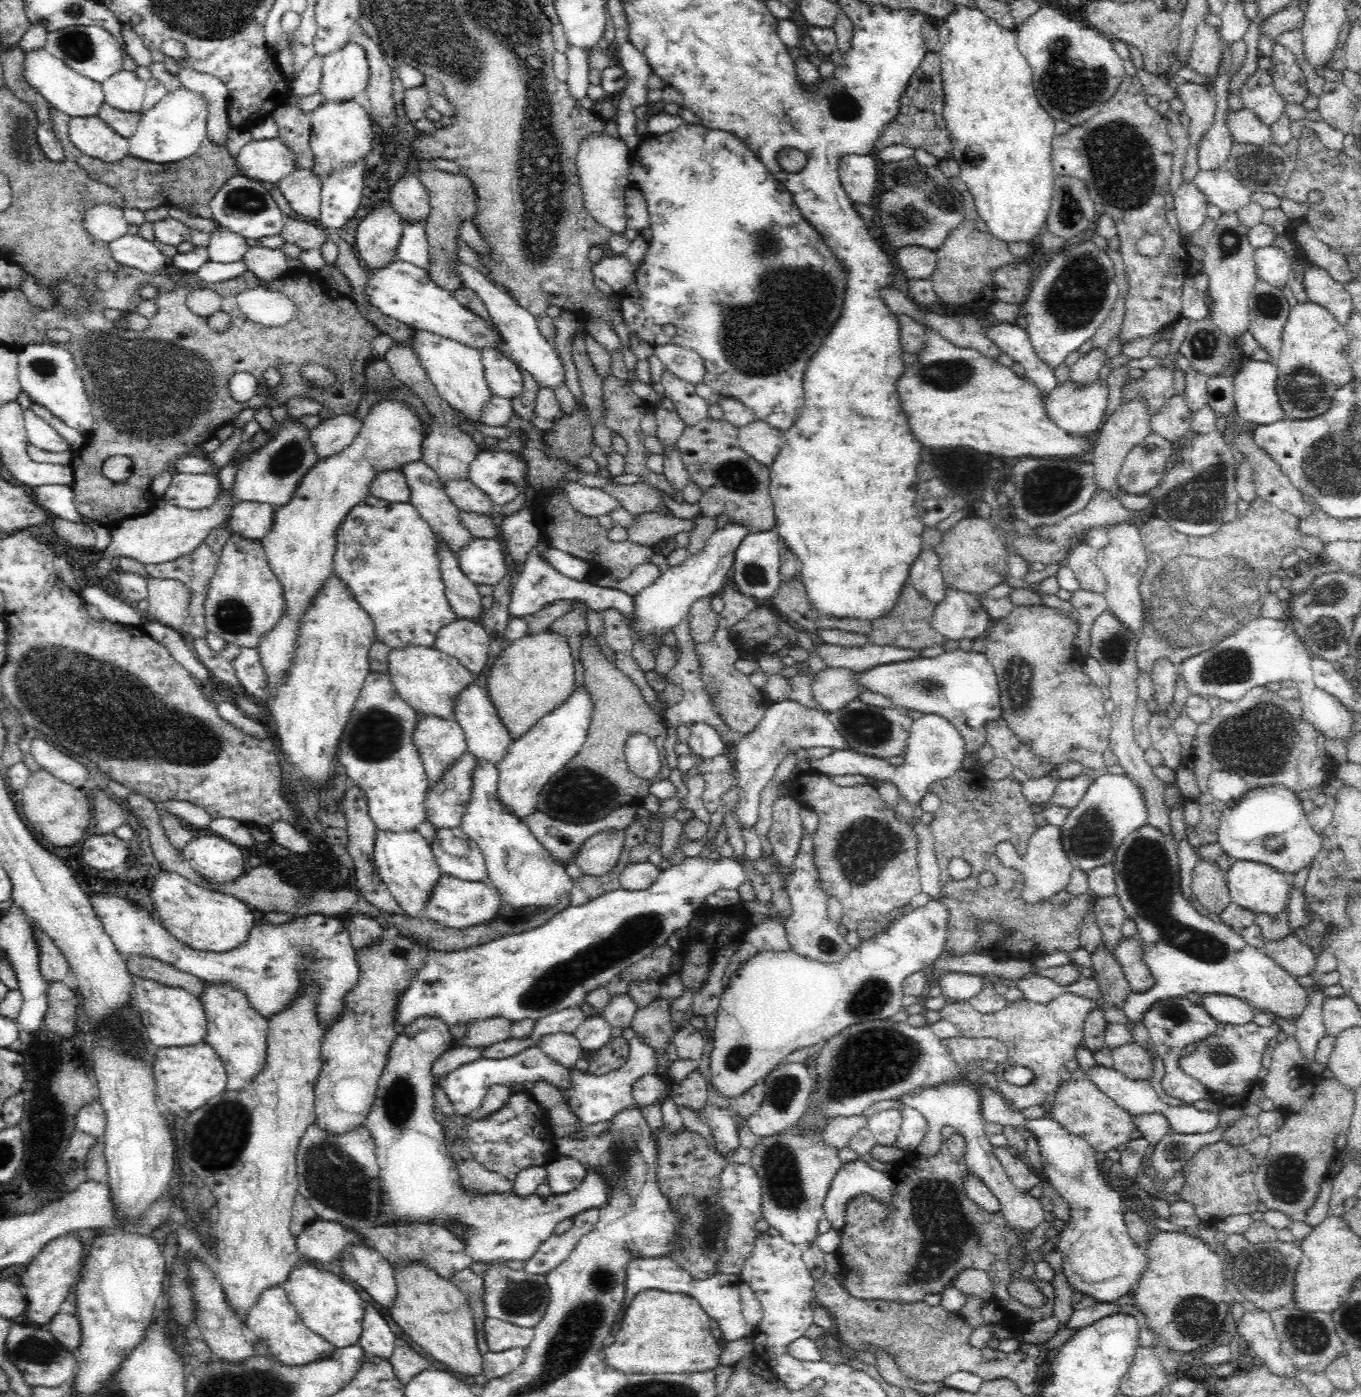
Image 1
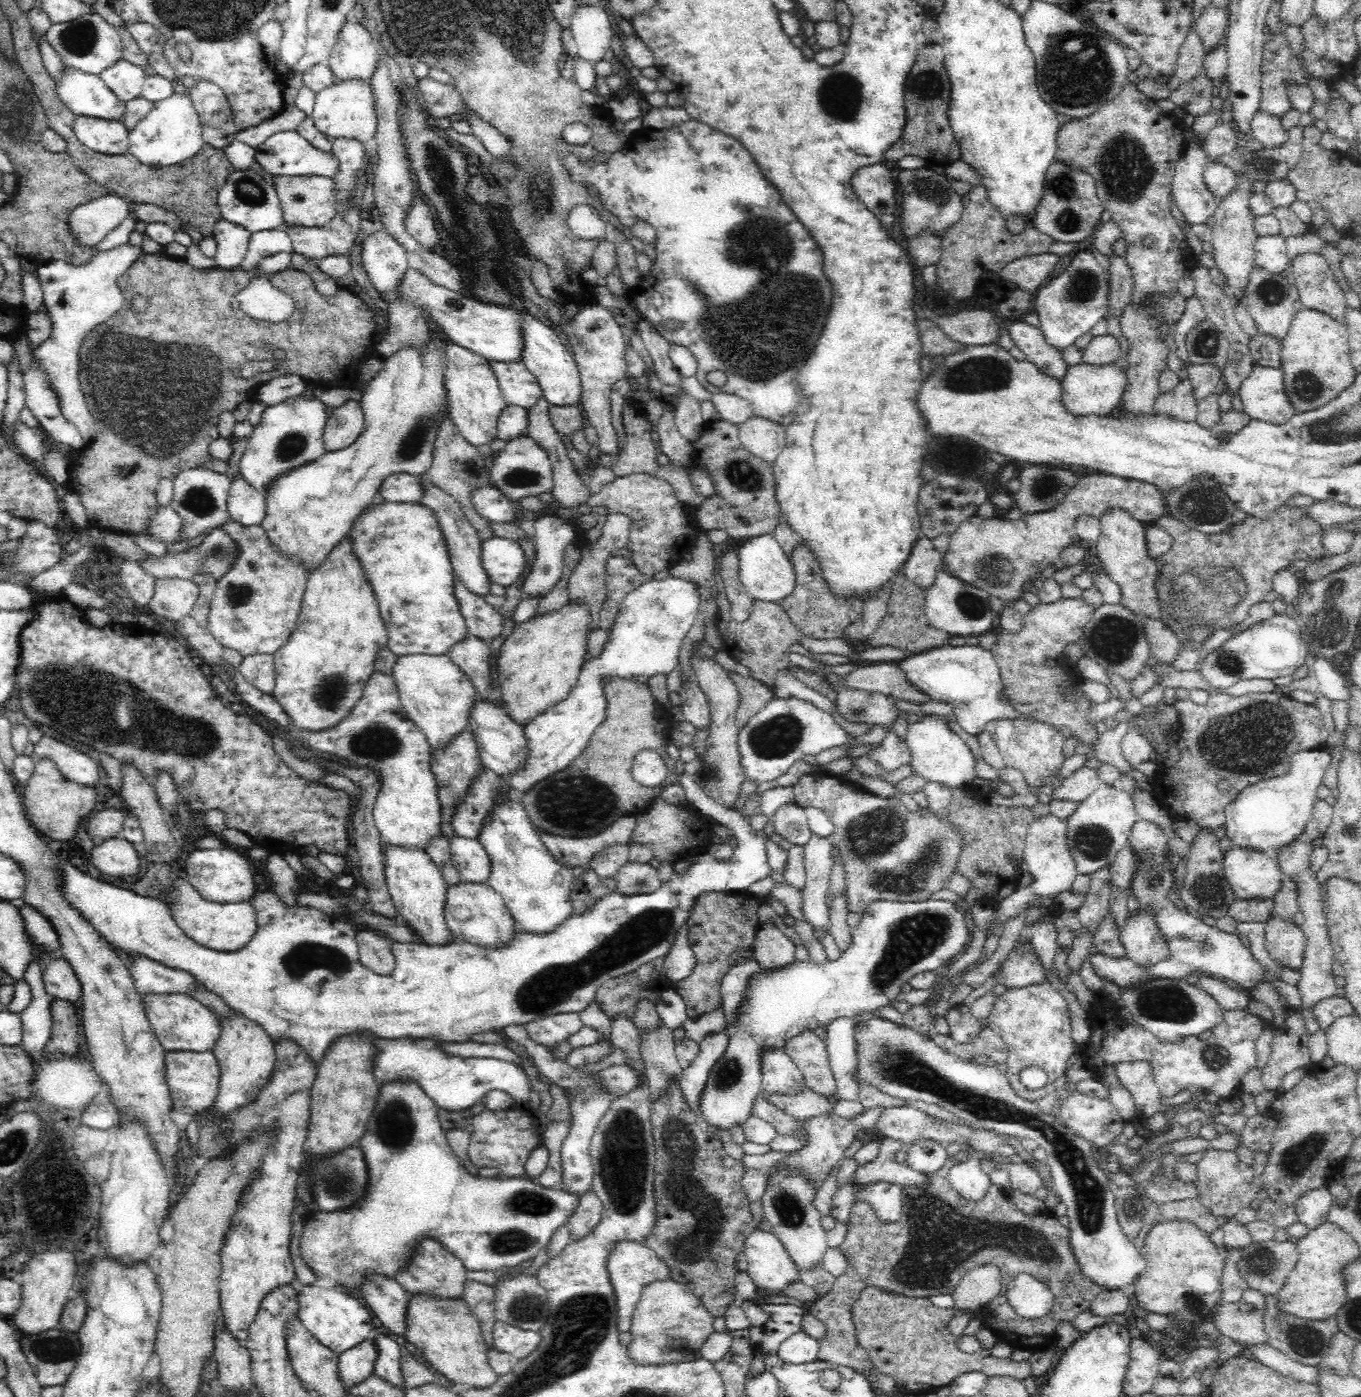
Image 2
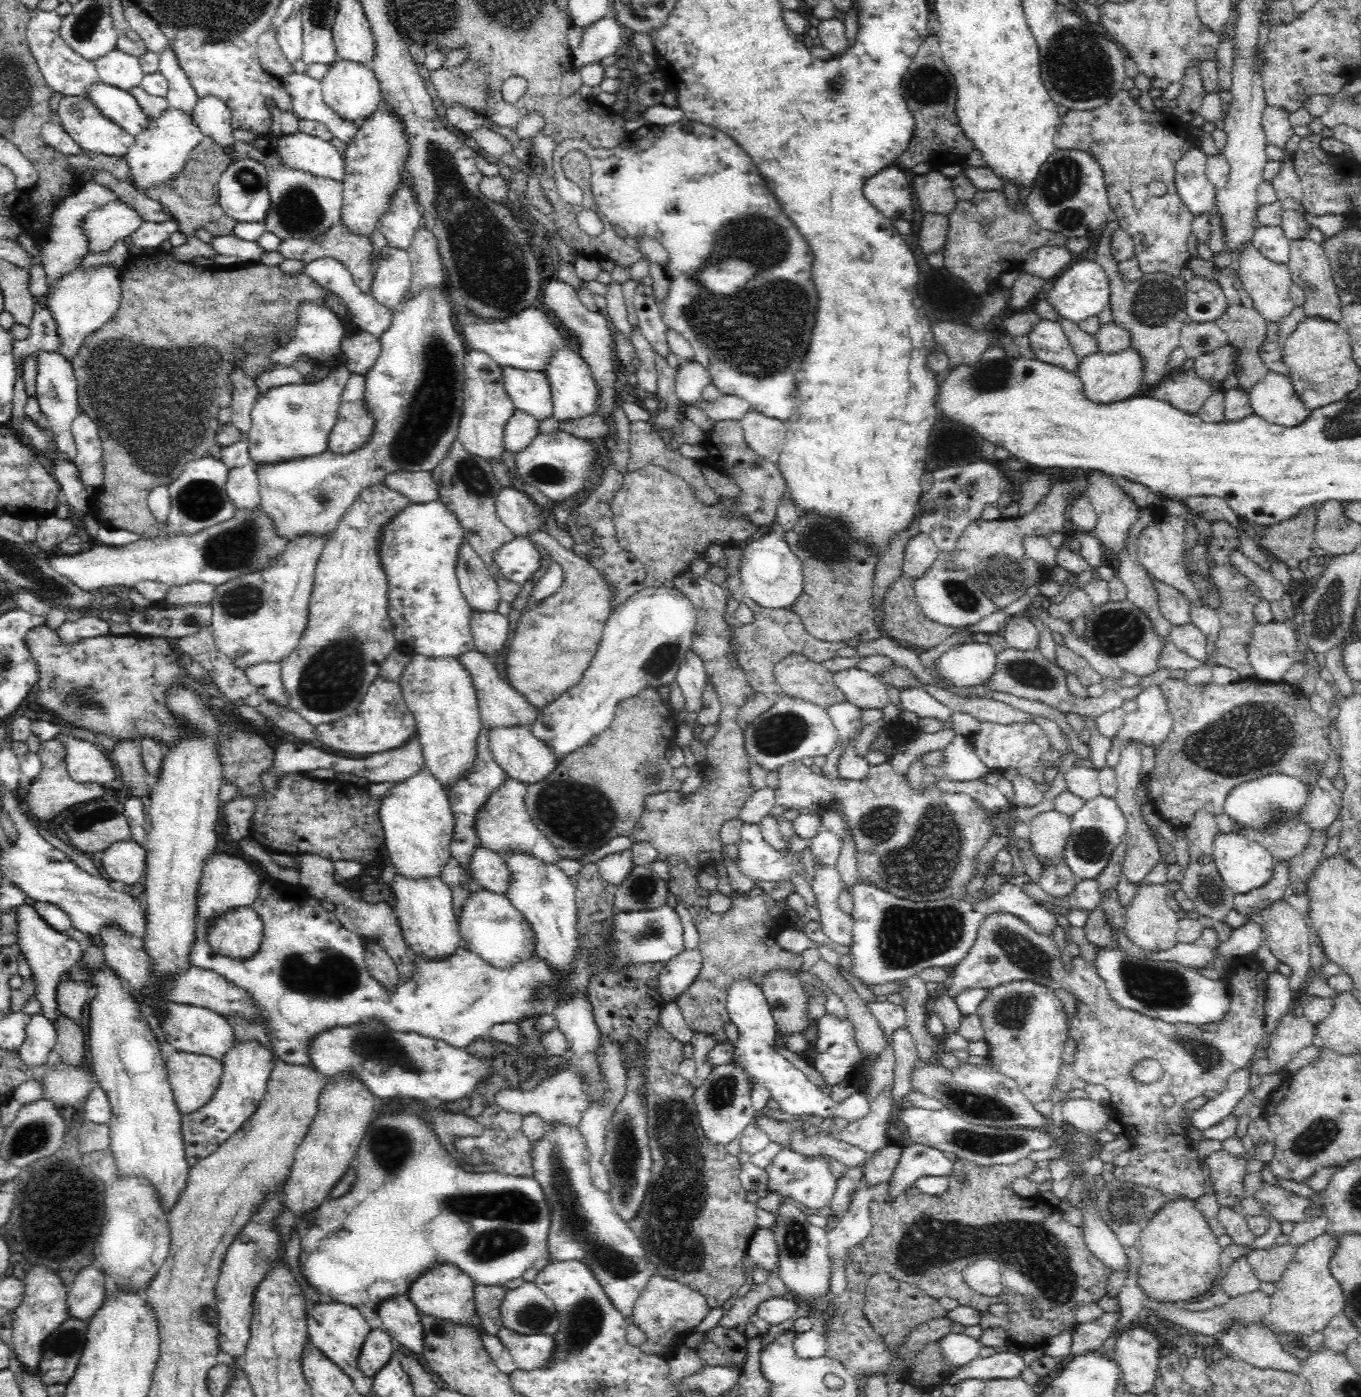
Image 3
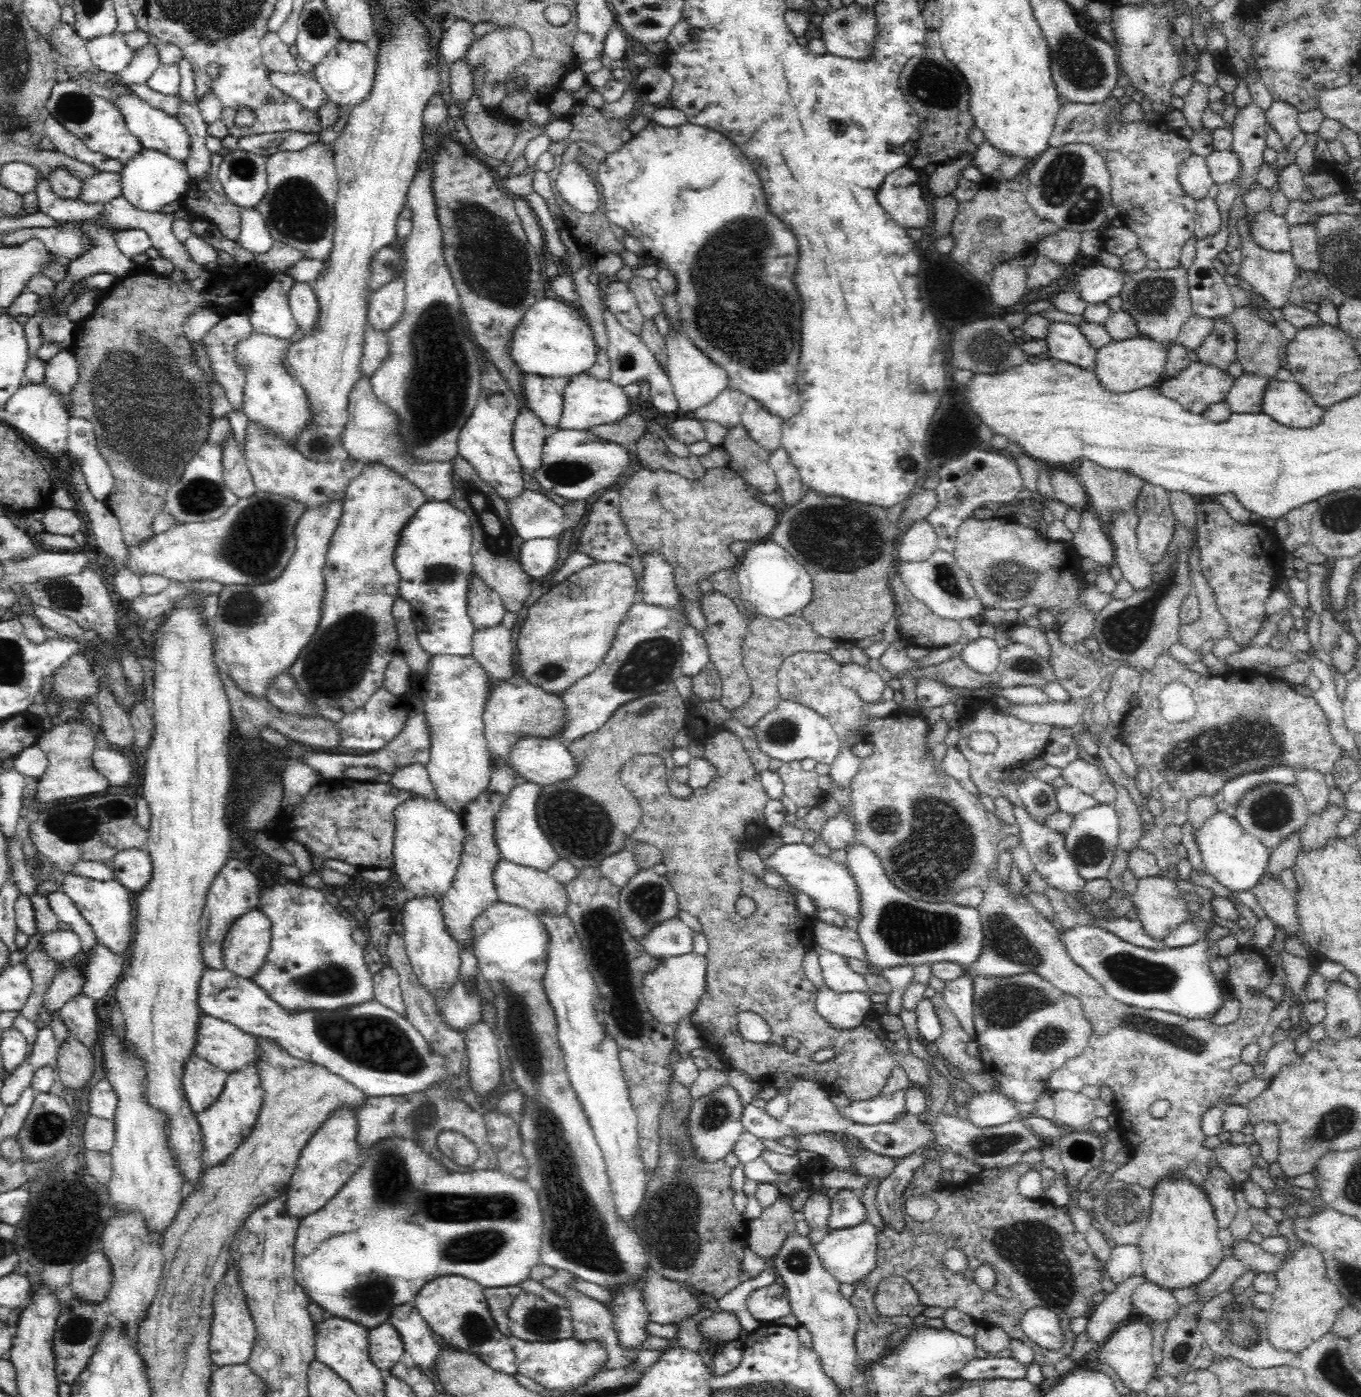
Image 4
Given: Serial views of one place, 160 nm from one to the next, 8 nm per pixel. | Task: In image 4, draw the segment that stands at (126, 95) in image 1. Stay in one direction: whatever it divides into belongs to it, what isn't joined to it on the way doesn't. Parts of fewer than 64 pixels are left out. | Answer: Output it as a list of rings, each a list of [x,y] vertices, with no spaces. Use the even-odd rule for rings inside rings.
[[[116,31],[110,36],[96,38],[86,43],[94,64],[108,74],[122,74],[132,62],[134,51],[126,44],[123,34]]]

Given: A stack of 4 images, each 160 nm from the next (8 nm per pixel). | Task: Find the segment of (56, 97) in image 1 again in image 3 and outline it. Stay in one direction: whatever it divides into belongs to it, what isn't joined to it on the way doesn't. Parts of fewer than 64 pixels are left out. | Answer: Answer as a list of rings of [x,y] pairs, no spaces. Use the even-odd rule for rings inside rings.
[[[90,83],[80,95],[102,116],[119,124],[132,136],[136,136],[152,120],[140,112],[136,99],[129,92],[108,84]]]

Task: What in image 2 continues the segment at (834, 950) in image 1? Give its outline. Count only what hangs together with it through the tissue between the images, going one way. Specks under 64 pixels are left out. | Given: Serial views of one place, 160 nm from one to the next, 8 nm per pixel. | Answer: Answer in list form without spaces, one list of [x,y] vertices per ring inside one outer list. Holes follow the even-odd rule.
[[[815,834],[804,848],[805,884],[800,889],[802,916],[816,934],[829,934],[830,915],[827,904],[832,874],[832,844]]]

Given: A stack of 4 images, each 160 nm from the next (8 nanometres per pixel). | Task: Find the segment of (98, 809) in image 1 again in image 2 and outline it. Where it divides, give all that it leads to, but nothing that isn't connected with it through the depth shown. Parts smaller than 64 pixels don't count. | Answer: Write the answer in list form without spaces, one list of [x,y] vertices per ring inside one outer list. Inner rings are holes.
[[[106,807],[90,816],[85,824],[86,831],[97,842],[118,837],[122,832],[125,816],[124,809]]]

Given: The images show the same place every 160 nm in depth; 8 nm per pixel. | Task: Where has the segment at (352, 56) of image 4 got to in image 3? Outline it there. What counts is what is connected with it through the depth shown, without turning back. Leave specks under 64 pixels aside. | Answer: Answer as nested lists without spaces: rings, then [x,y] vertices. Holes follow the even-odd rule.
[[[335,61],[330,64],[330,72],[326,74],[321,82],[321,93],[324,104],[331,108],[331,111],[340,120],[347,120],[354,123],[357,127],[362,126],[363,122],[370,120],[372,114],[376,112],[378,106],[383,102],[379,82],[373,73],[372,66],[360,66],[356,63],[344,63]]]

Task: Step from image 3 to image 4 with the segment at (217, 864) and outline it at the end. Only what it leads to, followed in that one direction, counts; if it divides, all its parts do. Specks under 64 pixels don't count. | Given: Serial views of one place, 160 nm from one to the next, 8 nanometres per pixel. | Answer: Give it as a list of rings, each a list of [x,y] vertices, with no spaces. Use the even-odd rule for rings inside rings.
[[[229,859],[212,879],[212,886],[208,890],[203,908],[200,929],[200,946],[203,964],[205,967],[222,969],[224,958],[221,953],[221,944],[229,926],[246,912],[256,909],[260,899],[260,879],[246,868],[244,862]]]

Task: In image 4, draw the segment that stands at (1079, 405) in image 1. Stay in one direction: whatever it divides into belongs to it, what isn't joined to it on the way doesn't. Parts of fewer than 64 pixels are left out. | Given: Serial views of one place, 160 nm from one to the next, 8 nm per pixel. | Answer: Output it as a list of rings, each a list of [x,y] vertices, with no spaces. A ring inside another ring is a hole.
[[[1140,335],[1121,342],[1111,342],[1096,351],[1096,362],[1092,366],[1094,377],[1098,380],[1102,391],[1116,395],[1147,387],[1153,388],[1164,376],[1168,350],[1170,349],[1162,347],[1156,341]]]

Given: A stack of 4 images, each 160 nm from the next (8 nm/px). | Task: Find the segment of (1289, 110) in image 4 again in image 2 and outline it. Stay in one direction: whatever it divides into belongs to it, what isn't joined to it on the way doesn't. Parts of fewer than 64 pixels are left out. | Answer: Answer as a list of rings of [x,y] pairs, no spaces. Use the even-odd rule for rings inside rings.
[[[1262,111],[1255,112],[1250,118],[1249,132],[1267,149],[1283,145],[1289,137],[1289,133],[1281,127],[1280,118]]]

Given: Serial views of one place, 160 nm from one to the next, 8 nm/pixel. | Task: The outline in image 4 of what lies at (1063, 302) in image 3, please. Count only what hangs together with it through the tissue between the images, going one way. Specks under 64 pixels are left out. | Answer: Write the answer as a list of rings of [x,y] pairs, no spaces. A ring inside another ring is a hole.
[[[1100,264],[1093,265],[1080,270],[1068,290],[1090,306],[1102,304],[1119,295],[1128,274],[1123,268],[1110,270]]]

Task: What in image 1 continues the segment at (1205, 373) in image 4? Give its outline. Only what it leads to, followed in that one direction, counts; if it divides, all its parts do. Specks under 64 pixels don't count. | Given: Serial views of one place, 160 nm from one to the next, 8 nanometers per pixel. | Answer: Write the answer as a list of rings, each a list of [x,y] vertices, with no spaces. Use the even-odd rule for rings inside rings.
[[[1176,395],[1167,400],[1167,404],[1150,419],[1150,433],[1164,440],[1176,443],[1180,436],[1191,431],[1193,414],[1188,411],[1184,396]]]

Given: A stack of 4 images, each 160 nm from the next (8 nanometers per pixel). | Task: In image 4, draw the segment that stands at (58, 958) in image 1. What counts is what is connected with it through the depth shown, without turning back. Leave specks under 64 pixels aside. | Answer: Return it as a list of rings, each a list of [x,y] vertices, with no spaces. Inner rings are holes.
[[[82,992],[69,998],[58,1010],[68,1030],[90,1048],[100,1033],[95,1005],[96,1000]]]

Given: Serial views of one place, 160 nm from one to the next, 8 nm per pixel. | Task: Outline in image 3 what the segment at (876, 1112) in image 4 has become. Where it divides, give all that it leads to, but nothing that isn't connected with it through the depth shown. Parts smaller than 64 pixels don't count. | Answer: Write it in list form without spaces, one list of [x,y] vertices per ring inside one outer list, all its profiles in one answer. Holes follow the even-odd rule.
[[[738,979],[731,982],[726,991],[726,1010],[729,1022],[738,1028],[738,1038],[734,1042],[736,1063],[746,1067],[752,1073],[755,1082],[770,1091],[771,1098],[779,1104],[780,1110],[787,1115],[798,1115],[822,1118],[845,1118],[848,1122],[864,1117],[870,1108],[870,1103],[863,1090],[854,1092],[842,1102],[834,1102],[830,1095],[824,1094],[822,1088],[810,1082],[788,1058],[784,1058],[776,1044],[780,1042],[777,1028],[768,1006],[768,1001],[758,983],[752,979]]]

